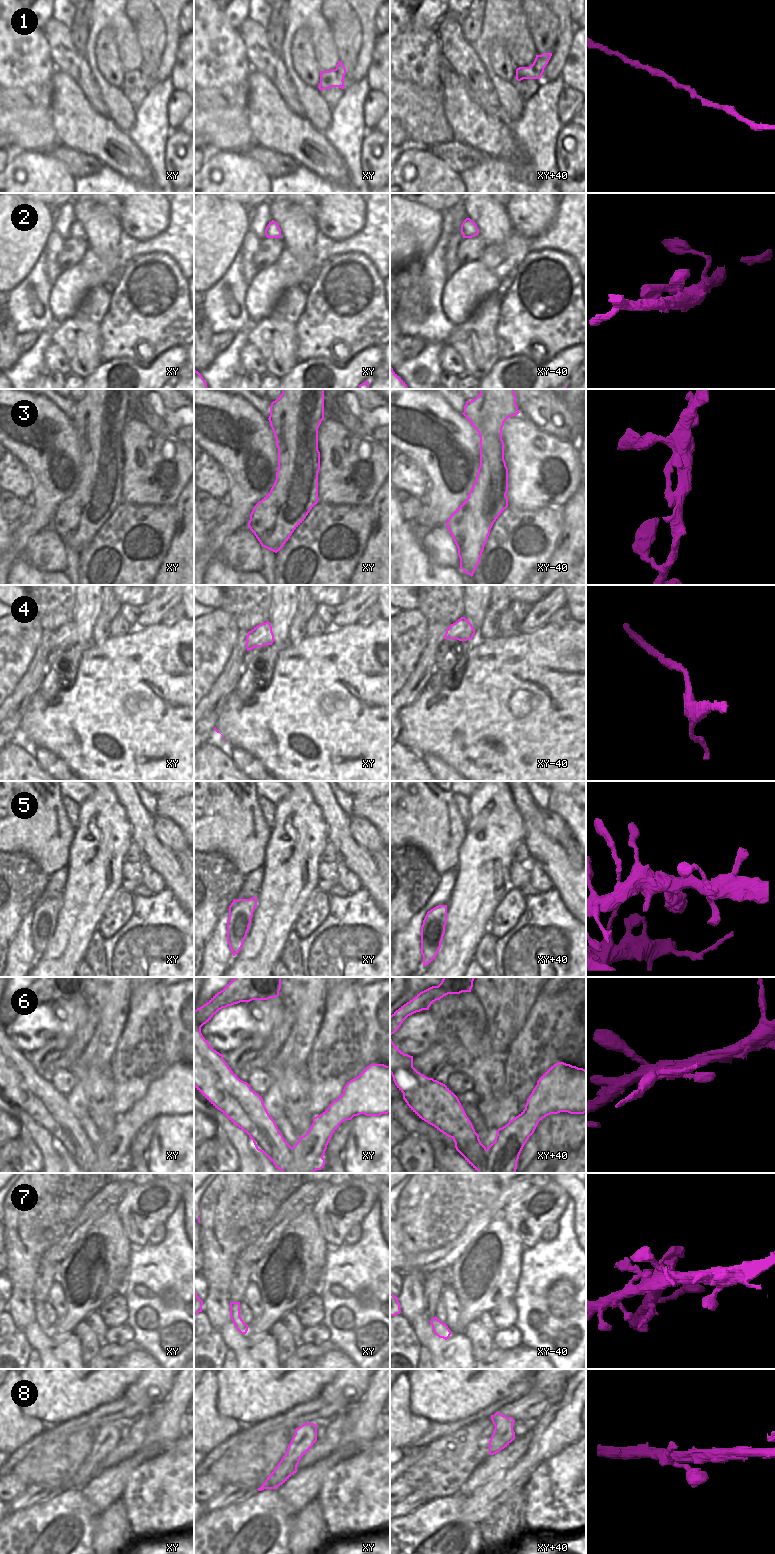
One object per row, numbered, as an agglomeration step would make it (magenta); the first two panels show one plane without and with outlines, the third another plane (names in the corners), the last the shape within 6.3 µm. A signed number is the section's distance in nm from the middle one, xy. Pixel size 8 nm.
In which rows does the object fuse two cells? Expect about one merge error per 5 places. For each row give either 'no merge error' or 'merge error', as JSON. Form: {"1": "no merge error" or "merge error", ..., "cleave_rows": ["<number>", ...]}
{"1": "no merge error", "2": "no merge error", "3": "no merge error", "4": "no merge error", "5": "no merge error", "6": "merge error", "7": "no merge error", "8": "no merge error", "cleave_rows": ["6"]}

